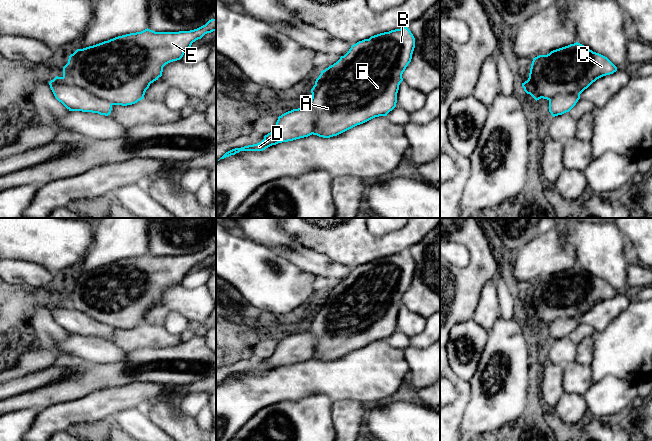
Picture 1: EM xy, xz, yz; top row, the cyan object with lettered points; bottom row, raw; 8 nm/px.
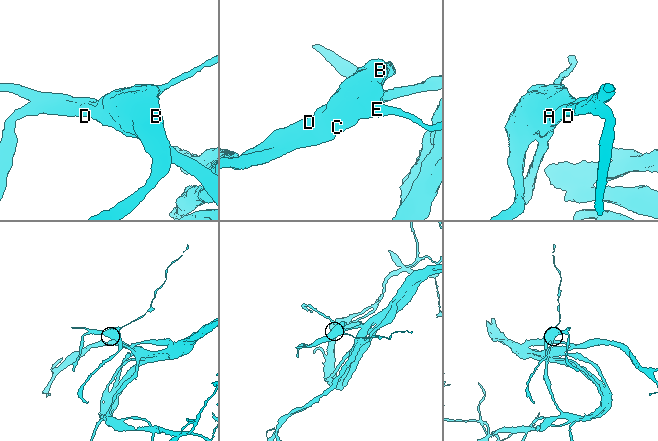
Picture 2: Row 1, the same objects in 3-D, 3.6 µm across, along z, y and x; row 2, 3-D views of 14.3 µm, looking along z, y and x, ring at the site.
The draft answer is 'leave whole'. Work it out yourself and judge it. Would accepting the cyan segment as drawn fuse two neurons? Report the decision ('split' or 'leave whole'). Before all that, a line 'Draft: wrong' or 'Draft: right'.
Draft: right
leave whole

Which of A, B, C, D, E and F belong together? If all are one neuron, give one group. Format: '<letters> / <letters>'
A B C D E F

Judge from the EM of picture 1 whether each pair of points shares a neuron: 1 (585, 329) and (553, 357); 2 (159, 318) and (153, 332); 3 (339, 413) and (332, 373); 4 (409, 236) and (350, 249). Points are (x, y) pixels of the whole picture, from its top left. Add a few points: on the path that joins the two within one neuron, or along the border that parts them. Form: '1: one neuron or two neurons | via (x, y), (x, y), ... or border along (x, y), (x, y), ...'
1: two neurons | border along (580, 322), (569, 335), (569, 338), (576, 345)
2: two neurons | border along (144, 322), (150, 325), (163, 326)
3: two neurons | border along (361, 401), (336, 400), (334, 402)
4: one neuron | via (394, 242), (383, 246), (365, 247)

